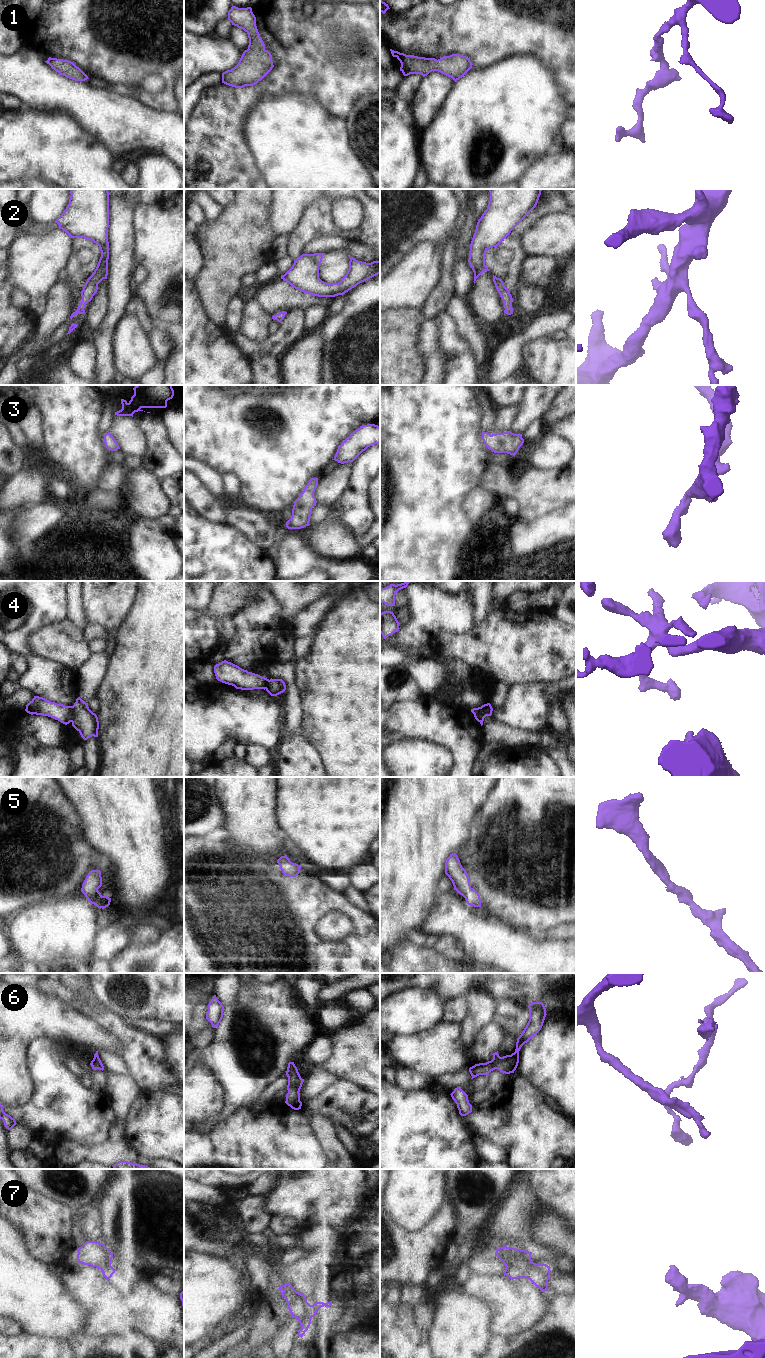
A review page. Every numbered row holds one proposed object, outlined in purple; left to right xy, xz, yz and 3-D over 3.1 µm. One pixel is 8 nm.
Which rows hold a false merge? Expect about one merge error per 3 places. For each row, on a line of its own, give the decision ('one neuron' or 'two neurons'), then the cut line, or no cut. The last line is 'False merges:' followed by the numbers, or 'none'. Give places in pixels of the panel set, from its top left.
1: one neuron; cut none
2: one neuron; cut none
3: one neuron; cut none
4: two neurons; cut xy (71, 706), (73, 710), (72, 721)
5: one neuron; cut none
6: one neuron; cut none
7: one neuron; cut none
False merges: 4

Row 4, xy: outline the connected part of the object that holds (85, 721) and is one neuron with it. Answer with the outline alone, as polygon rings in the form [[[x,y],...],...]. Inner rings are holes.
[[[78,697],[72,708],[74,710],[72,726],[80,733],[81,737],[84,740],[92,736],[98,737],[98,717],[89,709],[88,703]]]

